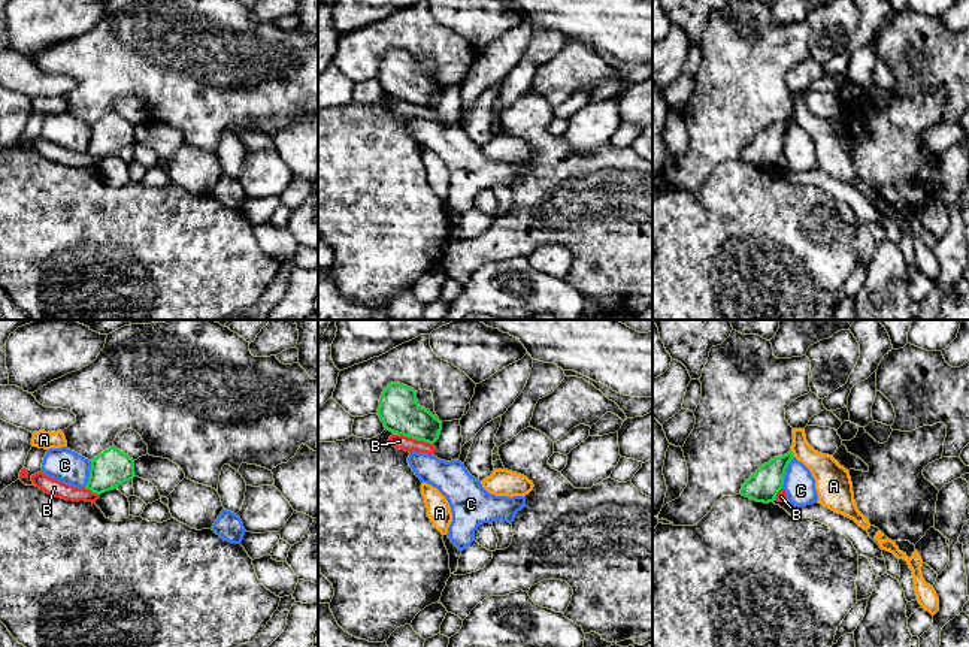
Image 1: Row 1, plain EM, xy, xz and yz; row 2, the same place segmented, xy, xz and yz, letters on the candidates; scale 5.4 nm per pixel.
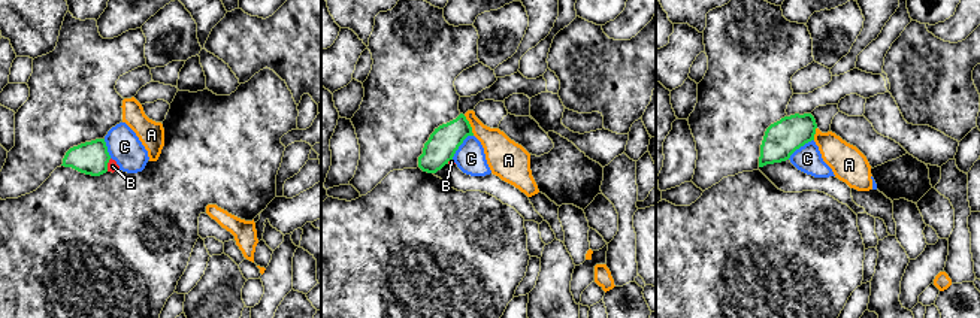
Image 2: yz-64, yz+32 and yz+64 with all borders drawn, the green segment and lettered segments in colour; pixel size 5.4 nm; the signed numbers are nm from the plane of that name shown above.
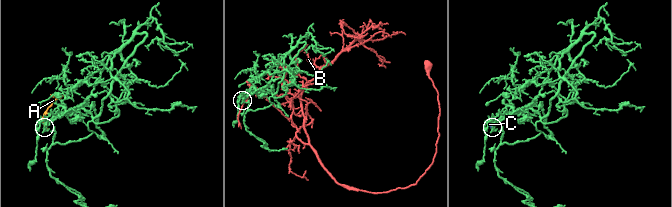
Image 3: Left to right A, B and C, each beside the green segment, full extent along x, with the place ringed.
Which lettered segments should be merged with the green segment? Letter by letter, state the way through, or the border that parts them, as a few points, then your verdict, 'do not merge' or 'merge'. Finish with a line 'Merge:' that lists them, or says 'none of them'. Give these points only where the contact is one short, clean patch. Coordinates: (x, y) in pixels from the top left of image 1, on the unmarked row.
A: do not merge
B: do not merge
C: border yz (793, 121), (781, 153); do not merge
Merge: none of them

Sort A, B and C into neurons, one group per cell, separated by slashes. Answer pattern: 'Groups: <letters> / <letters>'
Groups: A / B / C

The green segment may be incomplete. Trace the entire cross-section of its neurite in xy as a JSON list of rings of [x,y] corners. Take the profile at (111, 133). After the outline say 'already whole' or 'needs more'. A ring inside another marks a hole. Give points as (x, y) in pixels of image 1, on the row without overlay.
[[[113,111],[91,126],[85,154],[102,160],[118,154],[119,149],[130,146],[134,142],[134,126]]] | already whole

